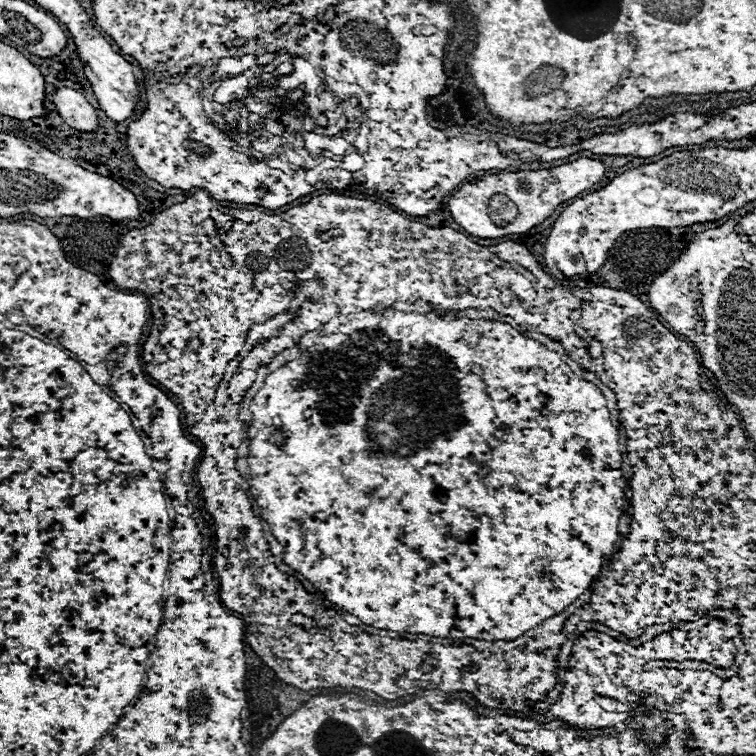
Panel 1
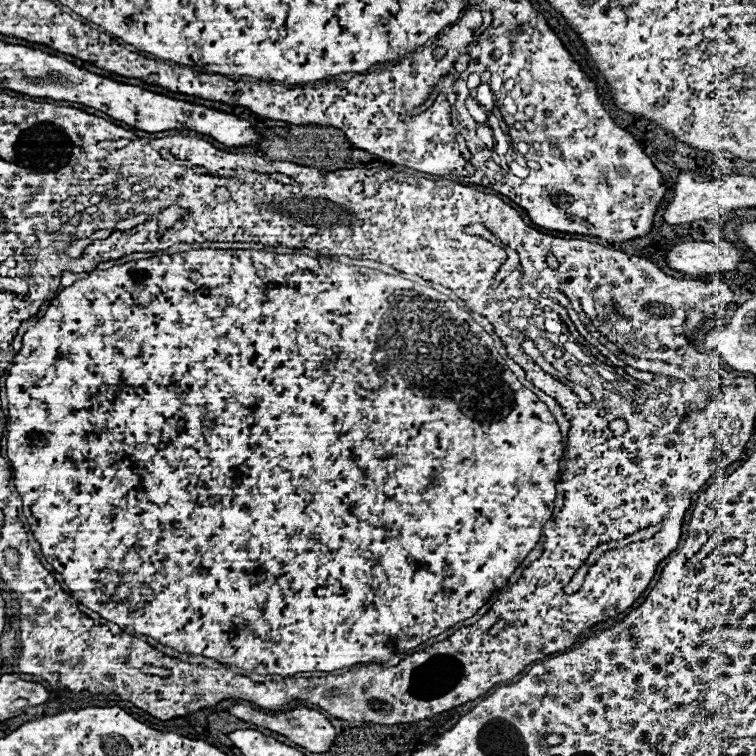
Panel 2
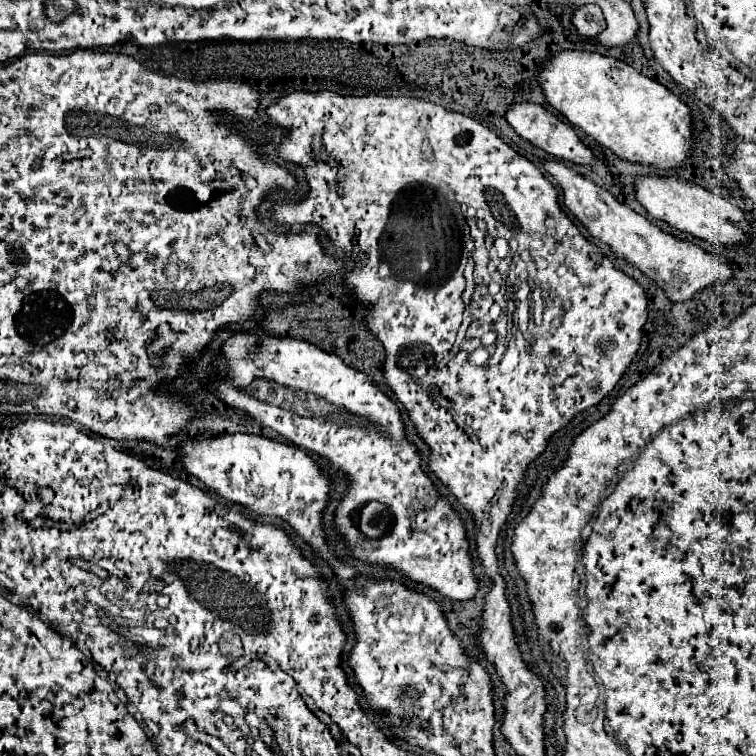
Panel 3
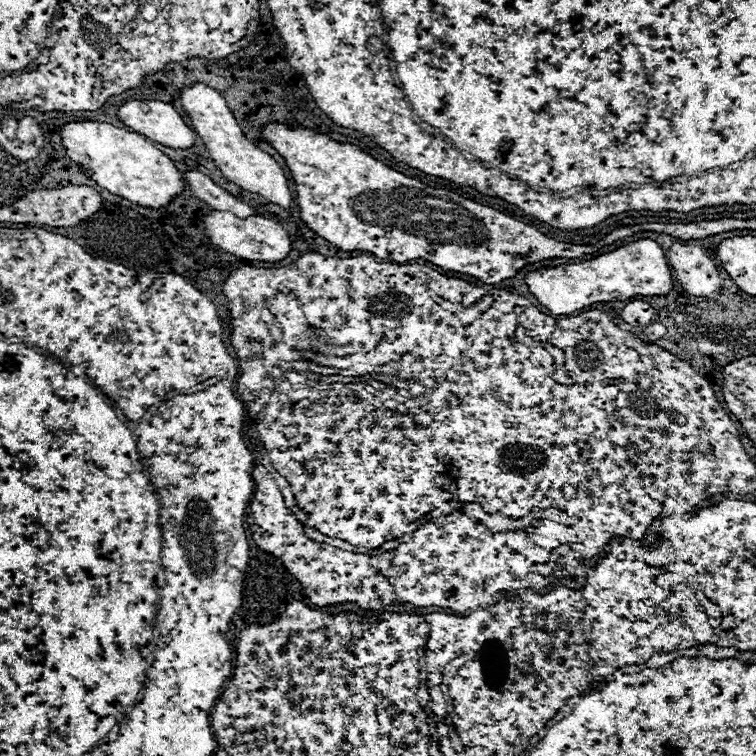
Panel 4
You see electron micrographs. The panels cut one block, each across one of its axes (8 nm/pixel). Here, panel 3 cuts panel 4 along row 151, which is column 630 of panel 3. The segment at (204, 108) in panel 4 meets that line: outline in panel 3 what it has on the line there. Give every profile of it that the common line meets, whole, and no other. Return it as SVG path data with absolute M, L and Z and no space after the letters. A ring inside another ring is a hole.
M550 158L544 160L544 168L560 184L566 208L588 228L588 232L594 238L610 244L614 256L628 260L646 276L650 276L668 294L672 302L690 300L704 286L712 286L716 282L726 282L732 278L732 270L726 262L716 262L712 254L704 252L690 240L664 232L646 216L620 204L608 190L598 186L590 178L578 174L572 166L566 166L564 162Z

